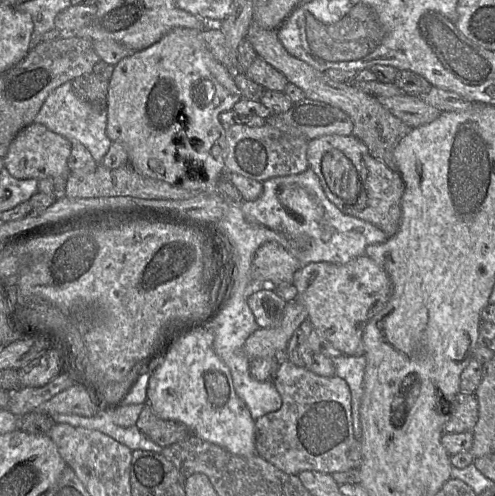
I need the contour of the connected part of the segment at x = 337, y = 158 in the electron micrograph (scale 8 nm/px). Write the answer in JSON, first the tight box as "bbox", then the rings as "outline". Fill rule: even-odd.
{"bbox":[309,135,405,237],"outline":[[[324,135],[309,140],[309,167],[319,178],[326,197],[344,214],[371,223],[387,236],[393,237],[400,228],[401,199],[405,185],[397,171],[392,171],[369,152],[355,136]]]}

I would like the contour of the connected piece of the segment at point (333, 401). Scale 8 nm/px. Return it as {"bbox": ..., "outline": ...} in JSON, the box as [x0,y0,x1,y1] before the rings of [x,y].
{"bbox":[255,359,355,476],"outline":[[[287,359],[280,363],[273,382],[282,398],[282,405],[279,410],[267,413],[255,421],[257,454],[281,471],[297,476],[305,470],[333,474],[354,468],[354,462],[349,459],[349,449],[355,437],[351,417],[351,393],[346,381],[336,375],[316,375]]]}

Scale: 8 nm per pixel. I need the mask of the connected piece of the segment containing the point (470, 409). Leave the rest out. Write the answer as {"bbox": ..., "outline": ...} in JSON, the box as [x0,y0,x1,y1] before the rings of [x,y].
{"bbox":[444,391,478,433],"outline":[[[460,391],[450,402],[444,433],[472,432],[478,420],[478,401],[474,393]]]}

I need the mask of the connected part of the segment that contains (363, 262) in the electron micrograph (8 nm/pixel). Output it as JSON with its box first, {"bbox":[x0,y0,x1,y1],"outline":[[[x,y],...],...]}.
{"bbox":[293,255,392,356],"outline":[[[366,255],[358,256],[345,263],[313,262],[301,266],[293,276],[297,288],[295,301],[308,311],[308,319],[316,330],[329,341],[334,348],[348,356],[364,354],[362,335],[367,322],[387,303],[392,284],[385,270]]]}

